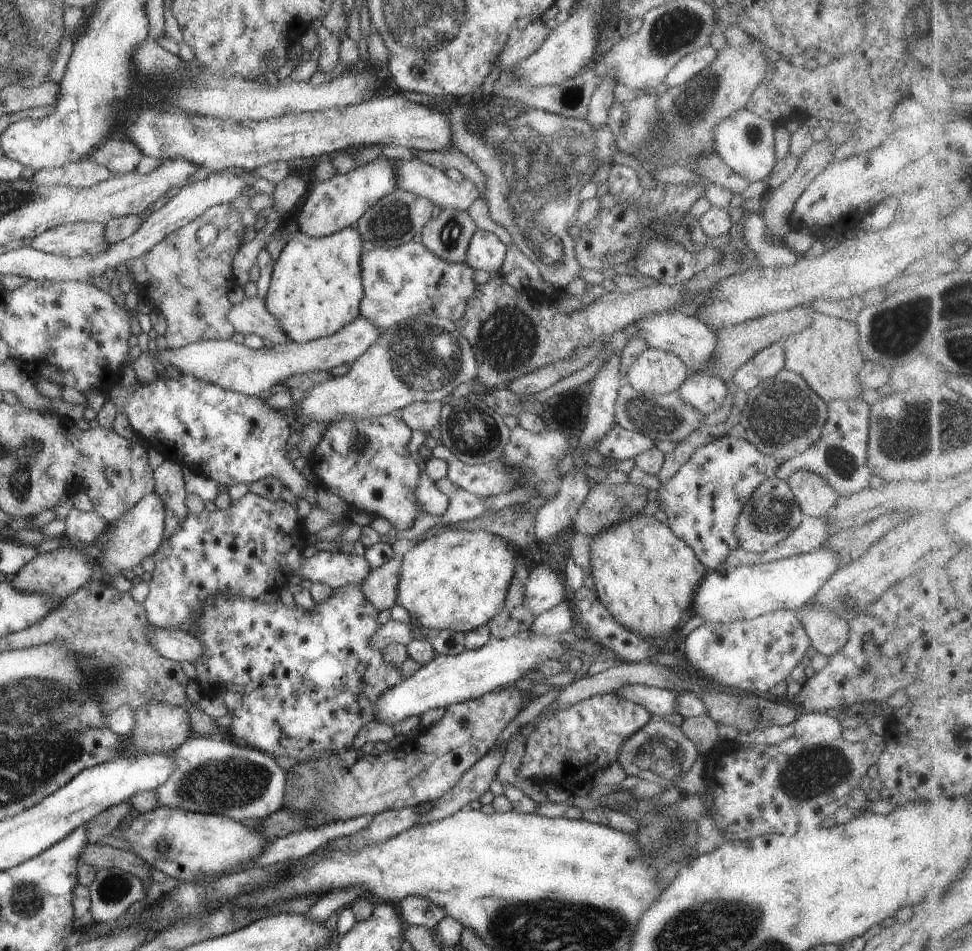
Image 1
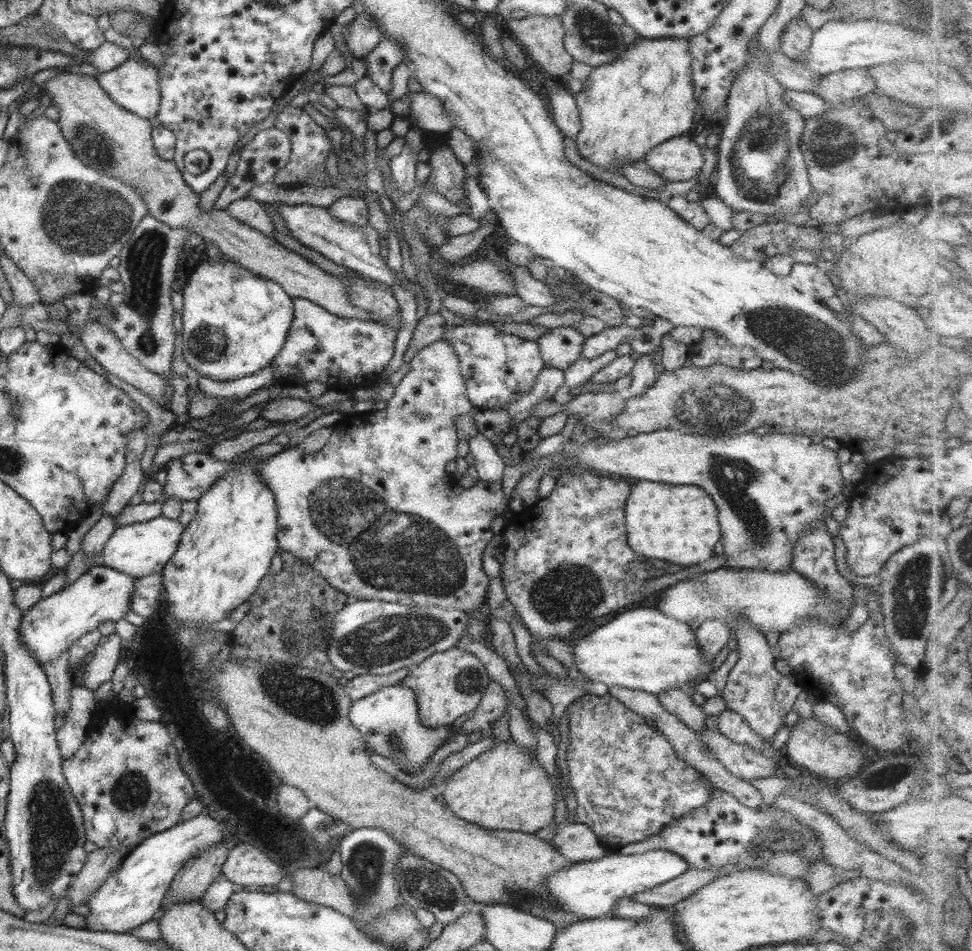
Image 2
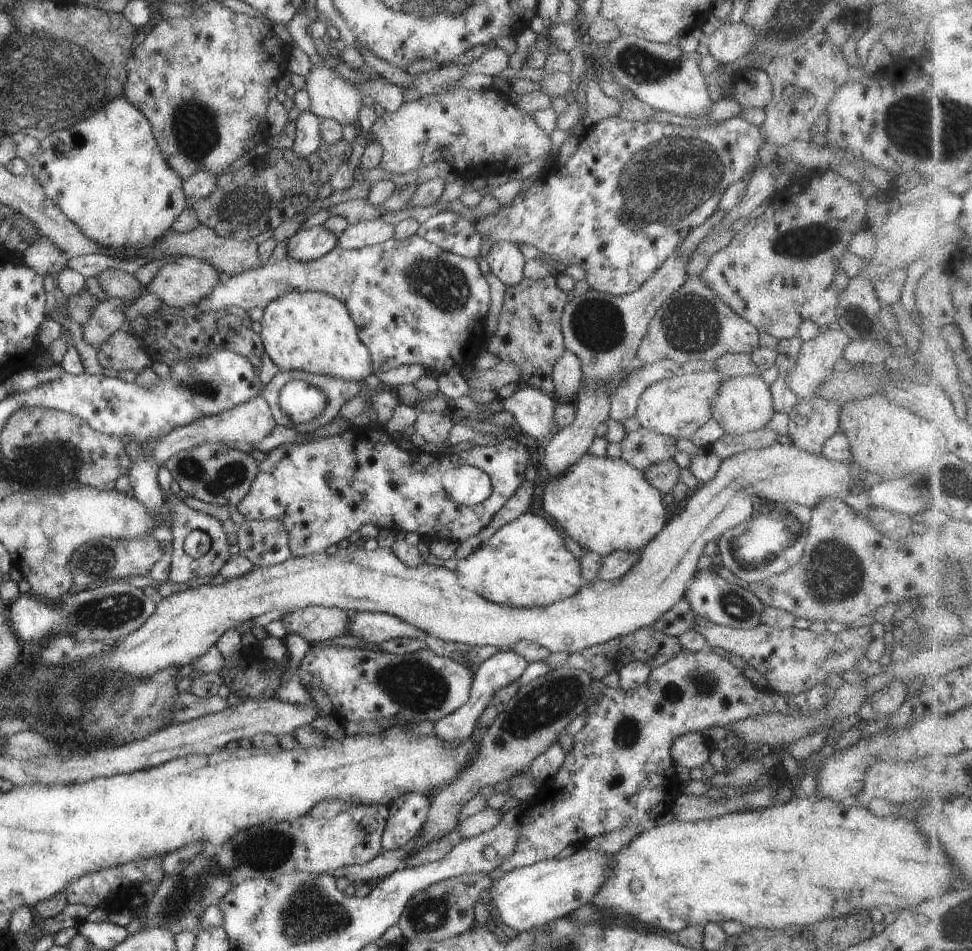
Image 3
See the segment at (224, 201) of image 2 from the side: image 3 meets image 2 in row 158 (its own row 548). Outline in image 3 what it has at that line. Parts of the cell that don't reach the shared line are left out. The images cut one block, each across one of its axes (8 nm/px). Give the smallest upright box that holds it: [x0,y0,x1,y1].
[236,519,290,567]

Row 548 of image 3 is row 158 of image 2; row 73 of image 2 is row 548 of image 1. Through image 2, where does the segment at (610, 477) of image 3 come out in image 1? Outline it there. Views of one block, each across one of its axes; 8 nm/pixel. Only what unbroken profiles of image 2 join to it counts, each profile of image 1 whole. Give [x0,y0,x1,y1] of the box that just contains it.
[588,514,704,639]

